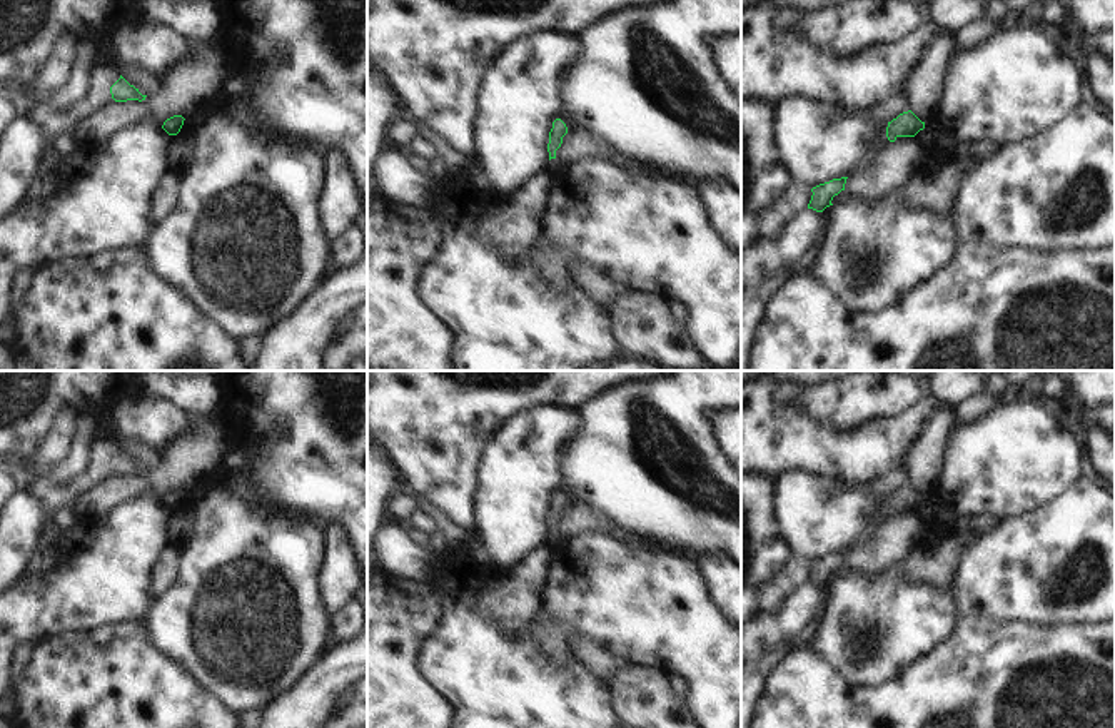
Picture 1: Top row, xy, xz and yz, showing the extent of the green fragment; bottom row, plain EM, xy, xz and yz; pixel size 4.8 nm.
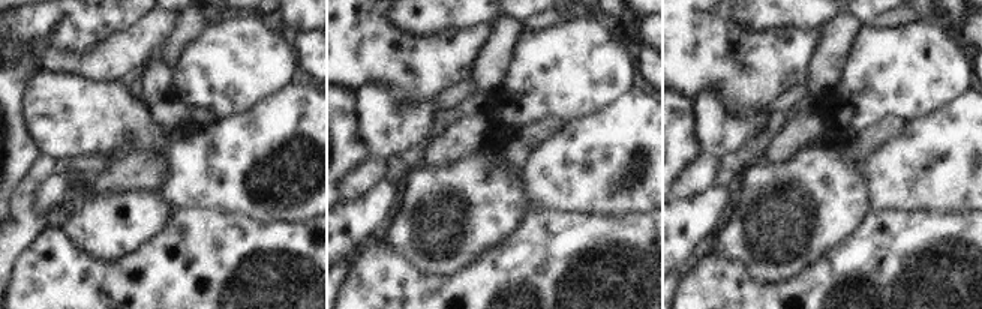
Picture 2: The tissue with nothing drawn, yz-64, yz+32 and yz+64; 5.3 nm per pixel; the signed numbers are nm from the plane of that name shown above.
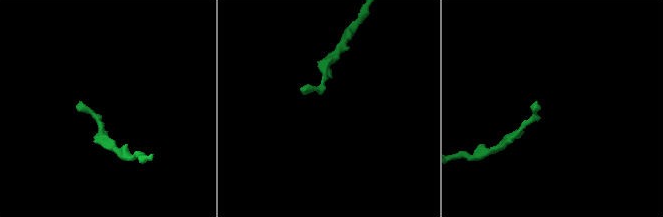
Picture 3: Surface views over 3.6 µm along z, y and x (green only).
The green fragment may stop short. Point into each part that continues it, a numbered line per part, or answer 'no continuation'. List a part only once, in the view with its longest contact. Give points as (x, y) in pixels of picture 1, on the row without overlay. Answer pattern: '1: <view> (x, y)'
1: xy (54, 496)

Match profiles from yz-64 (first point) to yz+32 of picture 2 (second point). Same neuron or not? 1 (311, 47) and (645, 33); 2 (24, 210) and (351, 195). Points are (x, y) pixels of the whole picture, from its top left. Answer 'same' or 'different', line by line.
1: different
2: same

